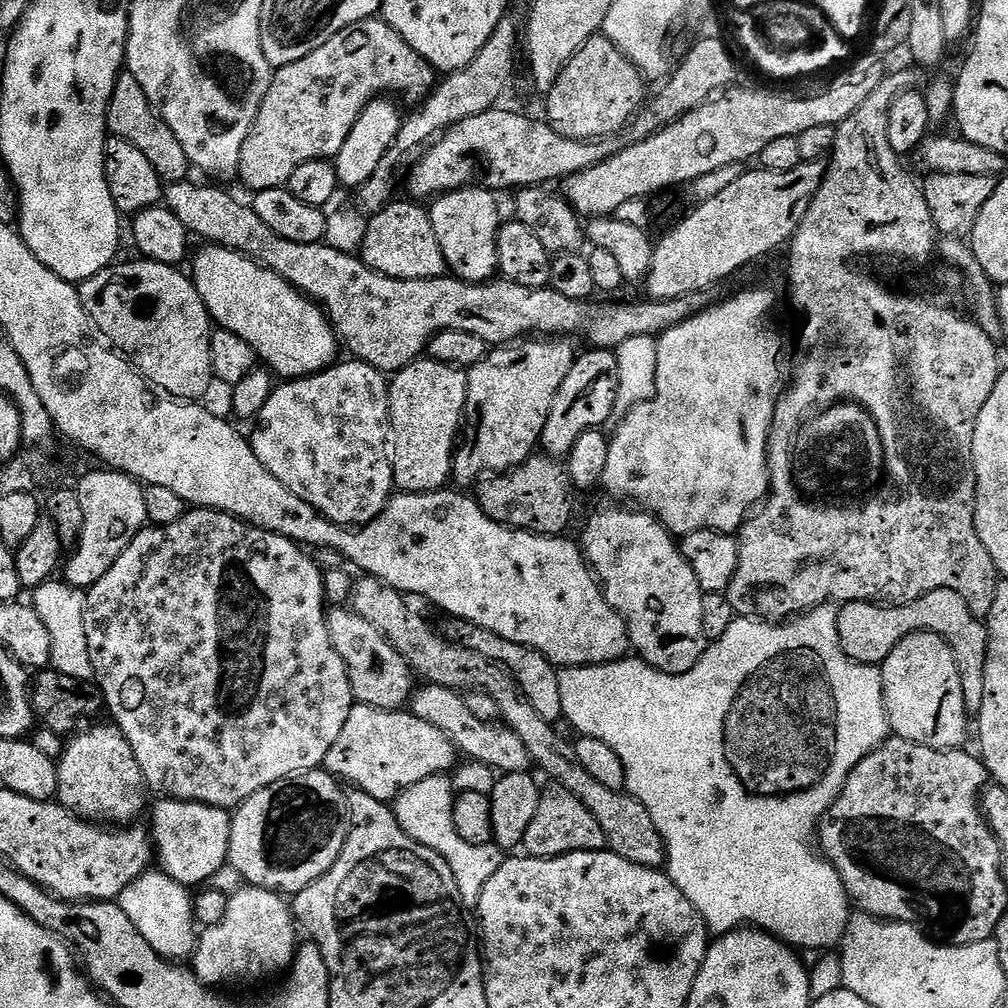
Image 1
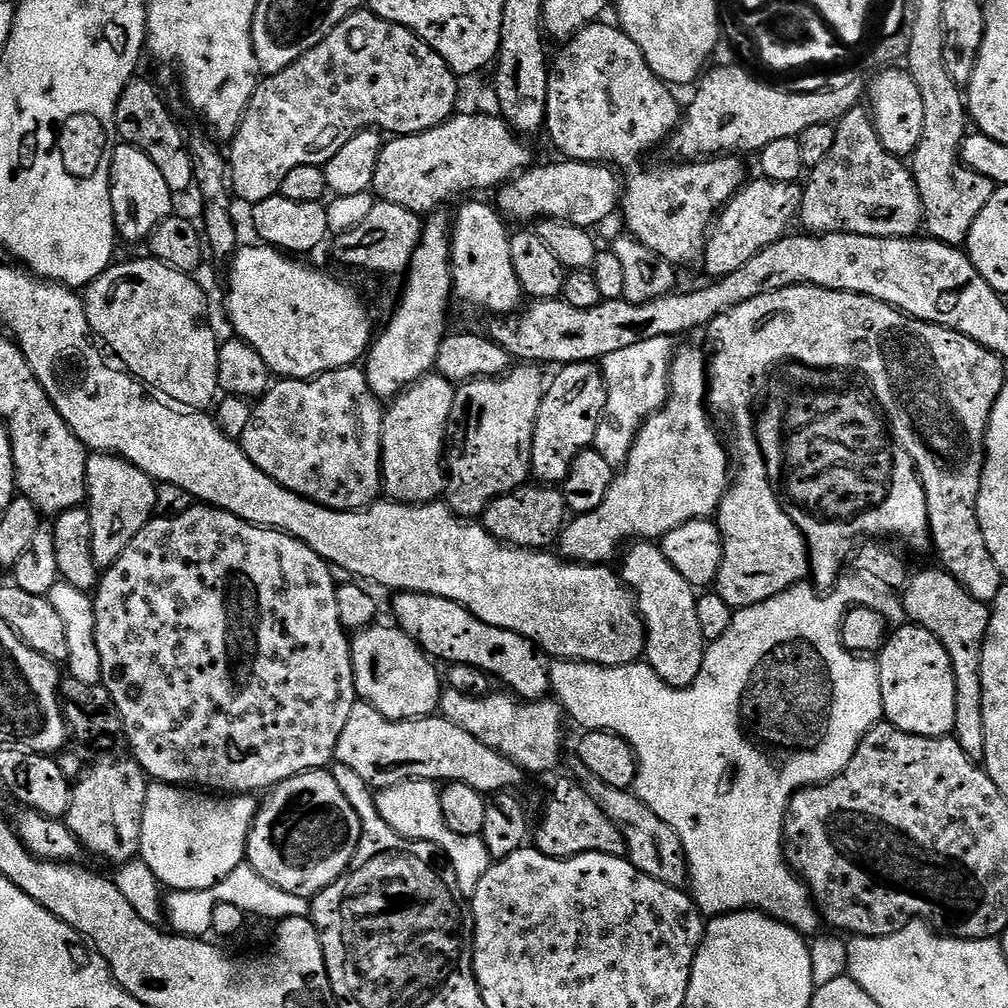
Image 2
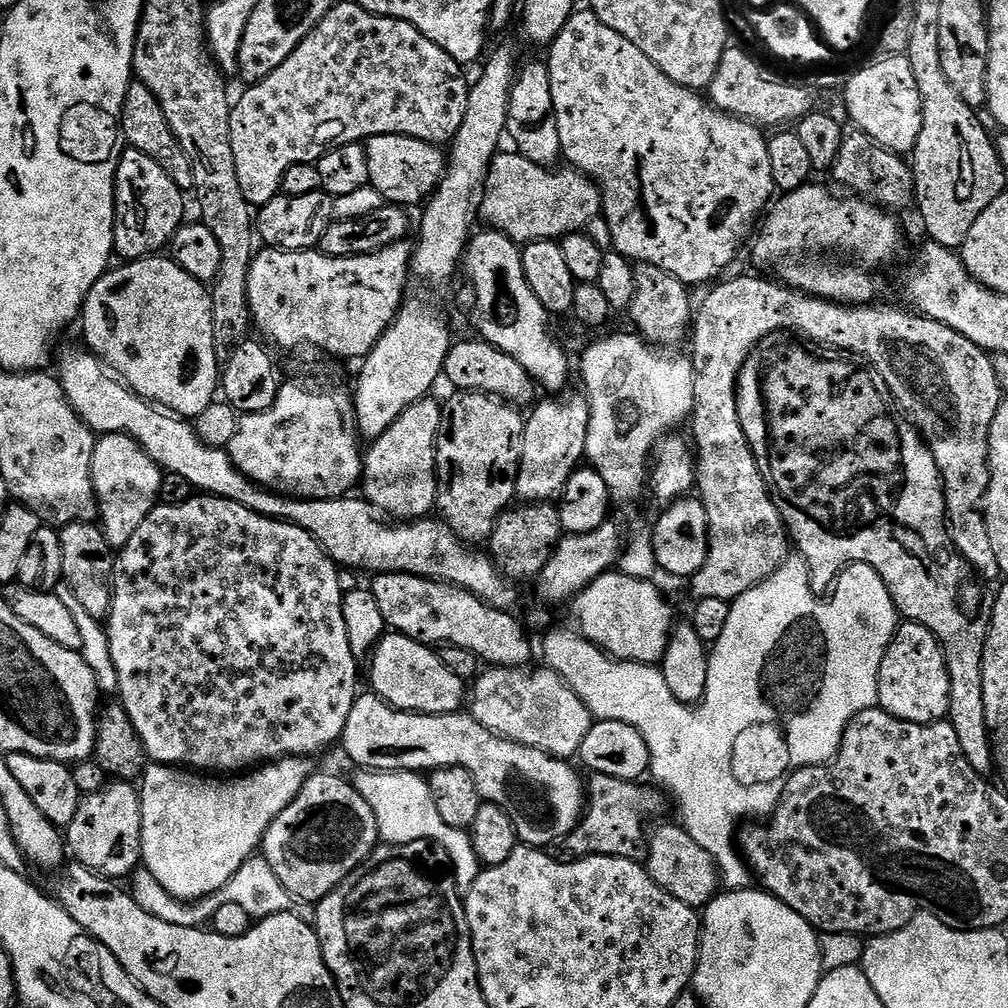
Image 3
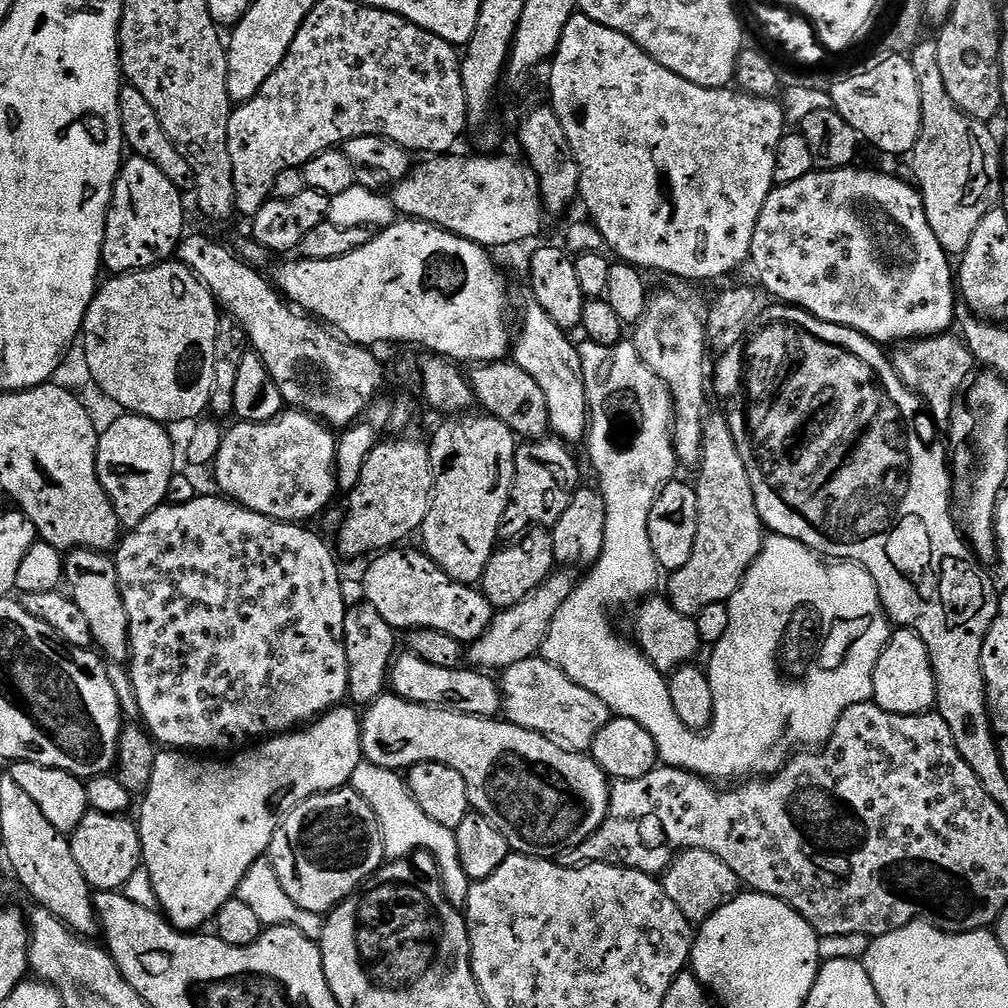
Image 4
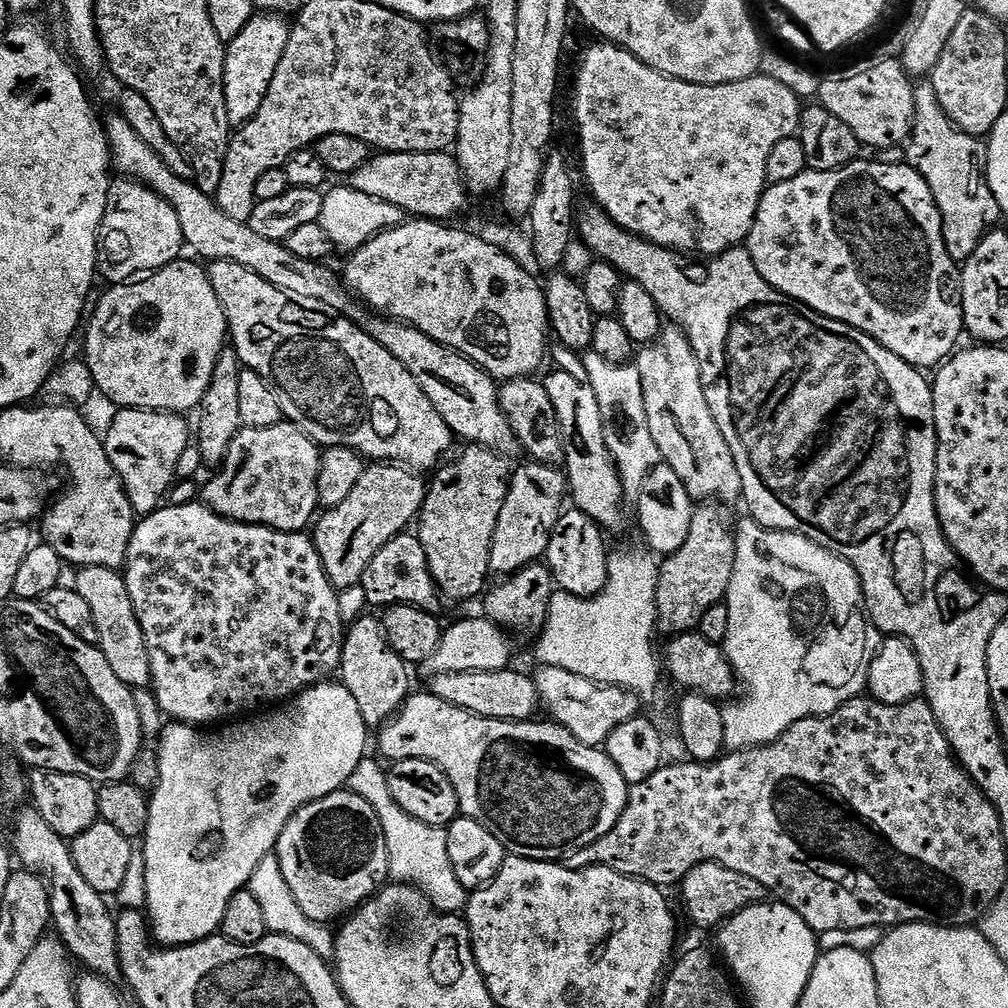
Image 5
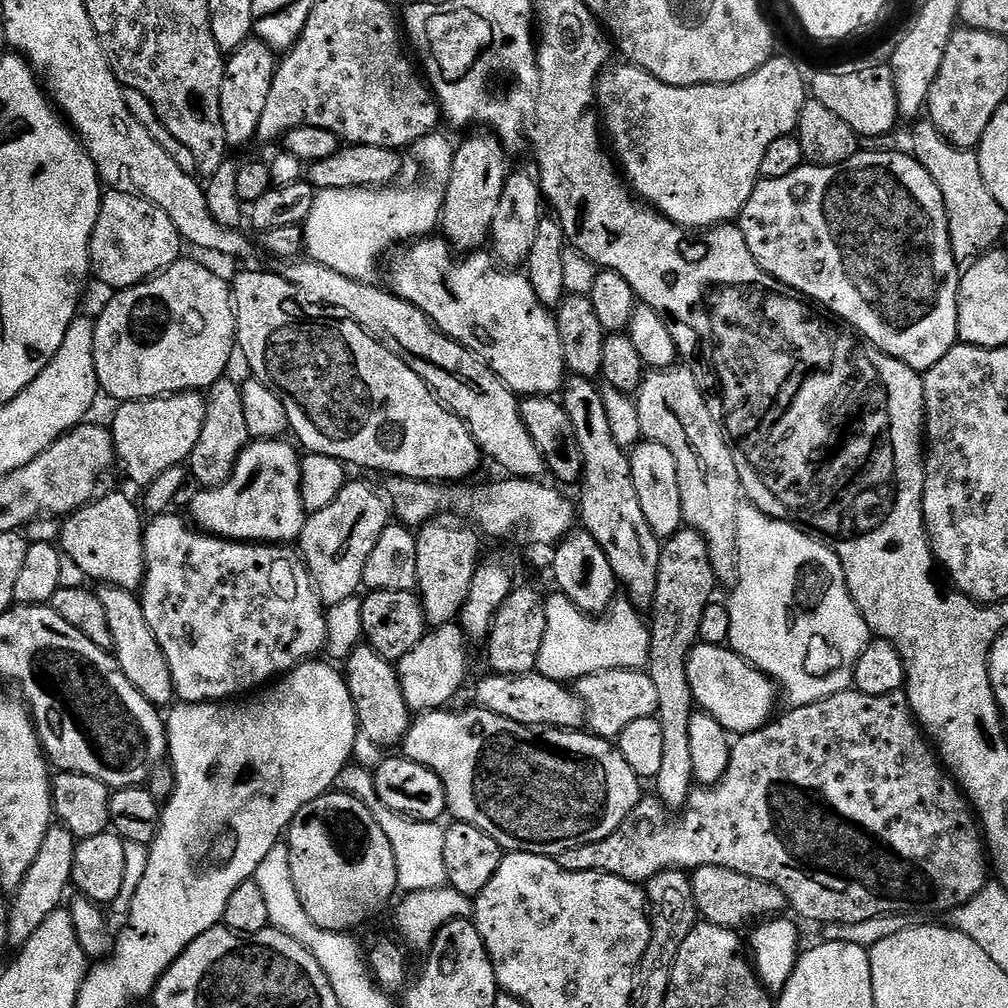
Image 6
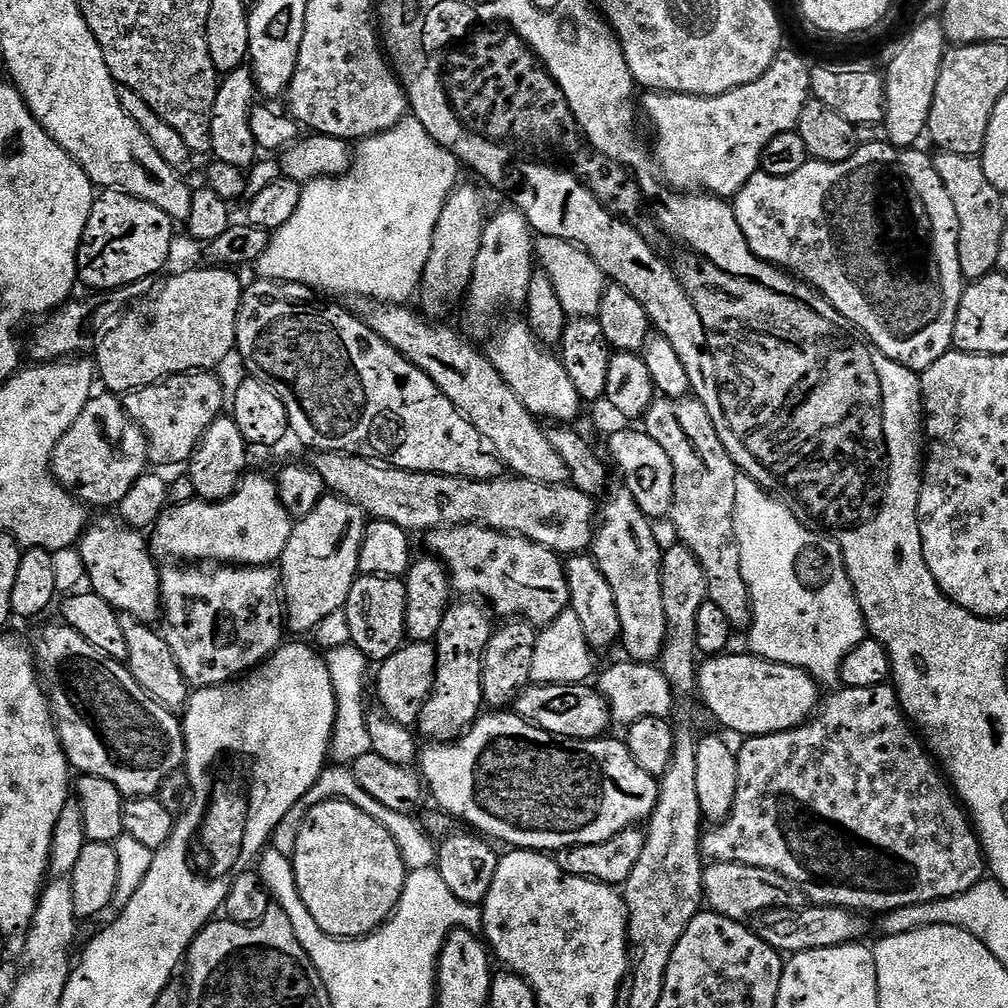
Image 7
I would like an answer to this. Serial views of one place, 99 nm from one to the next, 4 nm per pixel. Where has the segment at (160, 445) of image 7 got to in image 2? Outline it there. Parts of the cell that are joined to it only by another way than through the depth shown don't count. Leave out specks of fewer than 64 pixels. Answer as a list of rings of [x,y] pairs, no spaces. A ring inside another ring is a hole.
[[[92,454],[88,457],[88,499],[86,507],[90,514],[90,534],[94,562],[101,569],[109,568],[134,542],[138,530],[142,530],[153,519],[156,512],[156,481],[138,466],[126,462],[120,456]]]

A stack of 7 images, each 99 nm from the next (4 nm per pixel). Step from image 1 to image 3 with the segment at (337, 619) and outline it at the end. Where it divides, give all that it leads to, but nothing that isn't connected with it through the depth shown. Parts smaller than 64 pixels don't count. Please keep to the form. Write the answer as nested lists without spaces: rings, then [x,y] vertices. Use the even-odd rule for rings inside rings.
[[[389,631],[372,651],[370,663],[372,665],[368,668],[368,680],[372,683],[371,691],[397,712],[421,712],[424,716],[441,716],[459,712],[465,707],[466,681],[458,678],[458,674],[450,674],[450,670],[446,670],[441,653],[427,644],[420,644],[414,638],[406,638],[400,632]]]

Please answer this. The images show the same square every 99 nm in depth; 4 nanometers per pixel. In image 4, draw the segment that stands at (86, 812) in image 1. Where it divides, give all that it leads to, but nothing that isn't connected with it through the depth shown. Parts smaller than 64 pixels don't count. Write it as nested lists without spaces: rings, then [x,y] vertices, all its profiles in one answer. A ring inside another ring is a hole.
[[[89,811],[78,826],[70,833],[74,862],[93,890],[115,892],[123,889],[124,883],[142,866],[140,850],[140,829],[135,819],[128,820],[127,815],[111,816],[101,812]]]

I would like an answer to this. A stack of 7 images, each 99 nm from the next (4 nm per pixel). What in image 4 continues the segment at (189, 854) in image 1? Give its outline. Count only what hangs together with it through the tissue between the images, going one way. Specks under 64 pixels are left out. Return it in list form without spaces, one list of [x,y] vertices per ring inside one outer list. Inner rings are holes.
[[[337,706],[317,716],[307,726],[299,730],[285,732],[278,736],[269,736],[227,758],[201,758],[196,754],[189,754],[184,750],[160,750],[157,751],[154,762],[154,778],[150,782],[148,791],[143,793],[144,805],[140,808],[138,815],[138,827],[140,829],[140,850],[142,853],[143,867],[148,869],[150,882],[154,894],[160,903],[159,911],[163,913],[169,924],[181,930],[200,930],[204,923],[211,921],[218,914],[220,907],[226,901],[233,899],[237,895],[242,878],[246,870],[255,860],[261,859],[267,853],[272,844],[272,835],[278,830],[278,826],[283,822],[284,817],[292,809],[298,807],[302,802],[306,802],[312,796],[319,796],[322,792],[334,792],[343,789],[349,783],[356,767],[362,762],[360,750],[360,722],[361,717],[356,716],[357,709],[352,706]]]

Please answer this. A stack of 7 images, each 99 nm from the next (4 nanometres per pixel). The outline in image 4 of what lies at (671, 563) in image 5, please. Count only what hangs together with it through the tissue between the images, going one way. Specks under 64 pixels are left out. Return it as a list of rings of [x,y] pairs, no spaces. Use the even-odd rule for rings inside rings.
[[[705,419],[698,471],[700,477],[694,480],[698,498],[698,534],[694,538],[694,554],[690,554],[686,566],[671,573],[666,580],[666,599],[678,614],[693,618],[706,610],[706,606],[723,604],[736,593],[766,539],[764,522],[754,502],[754,490],[727,420]]]

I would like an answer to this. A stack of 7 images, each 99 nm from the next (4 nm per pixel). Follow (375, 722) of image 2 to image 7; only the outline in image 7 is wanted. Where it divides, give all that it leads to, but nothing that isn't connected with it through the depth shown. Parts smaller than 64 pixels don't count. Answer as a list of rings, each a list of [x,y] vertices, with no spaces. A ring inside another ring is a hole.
[[[496,710],[488,715],[492,716],[481,715],[460,739],[454,740],[450,744],[433,743],[428,746],[425,752],[423,749],[418,756],[418,771],[431,799],[432,796],[436,799],[435,807],[457,821],[465,820],[469,824],[469,826],[467,825],[469,829],[475,830],[493,841],[501,840],[502,843],[508,844],[504,846],[511,846],[516,850],[555,854],[561,852],[564,848],[574,848],[577,844],[606,842],[610,838],[614,838],[614,834],[625,832],[627,828],[643,825],[656,809],[658,794],[660,793],[657,777],[646,774],[646,770],[642,770],[642,766],[638,766],[638,762],[634,762],[634,754],[630,754],[628,745],[623,739],[566,740],[563,736],[555,736],[541,728],[535,728],[529,720],[524,720],[508,710]]]

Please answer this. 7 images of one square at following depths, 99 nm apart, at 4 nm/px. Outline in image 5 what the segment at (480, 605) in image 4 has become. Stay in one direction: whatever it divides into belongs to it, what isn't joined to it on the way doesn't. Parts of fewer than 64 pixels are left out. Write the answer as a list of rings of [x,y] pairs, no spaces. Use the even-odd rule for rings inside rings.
[[[401,534],[395,536],[386,546],[374,554],[366,574],[362,574],[359,587],[364,588],[364,596],[380,610],[392,608],[396,604],[405,604],[408,608],[417,608],[423,612],[439,613],[442,597],[426,562],[426,550],[422,550],[419,535]]]

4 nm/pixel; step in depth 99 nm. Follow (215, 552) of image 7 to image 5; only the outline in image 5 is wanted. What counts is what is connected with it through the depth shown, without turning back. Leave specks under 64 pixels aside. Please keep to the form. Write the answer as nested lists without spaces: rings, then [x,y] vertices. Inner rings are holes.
[[[281,422],[265,428],[243,427],[234,442],[230,442],[230,450],[226,450],[223,464],[209,478],[208,485],[205,488],[203,485],[203,503],[218,515],[239,524],[261,524],[283,532],[303,532],[313,523],[317,515],[316,508],[320,504],[318,474],[321,455],[320,445],[315,444],[303,430],[293,424]]]

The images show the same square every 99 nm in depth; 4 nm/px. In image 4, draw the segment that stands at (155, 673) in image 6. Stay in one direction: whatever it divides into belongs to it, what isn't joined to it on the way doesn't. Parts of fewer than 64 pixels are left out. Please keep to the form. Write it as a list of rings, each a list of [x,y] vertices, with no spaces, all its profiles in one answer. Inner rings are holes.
[[[73,548],[64,556],[64,584],[67,595],[71,596],[75,604],[80,607],[82,615],[90,625],[92,643],[101,657],[116,666],[127,665],[132,655],[130,618],[126,618],[126,602],[122,602],[115,559],[106,552]]]

